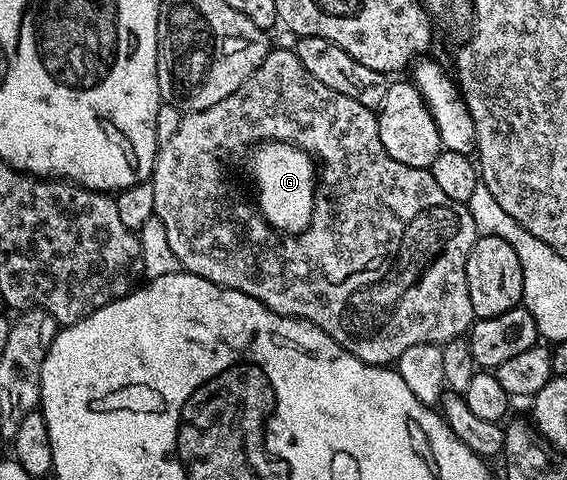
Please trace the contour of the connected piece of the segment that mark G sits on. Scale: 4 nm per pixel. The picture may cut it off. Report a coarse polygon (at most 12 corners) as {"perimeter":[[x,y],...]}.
{"perimeter":[[283,140],[250,154],[258,211],[279,234],[312,222],[314,157]]}

